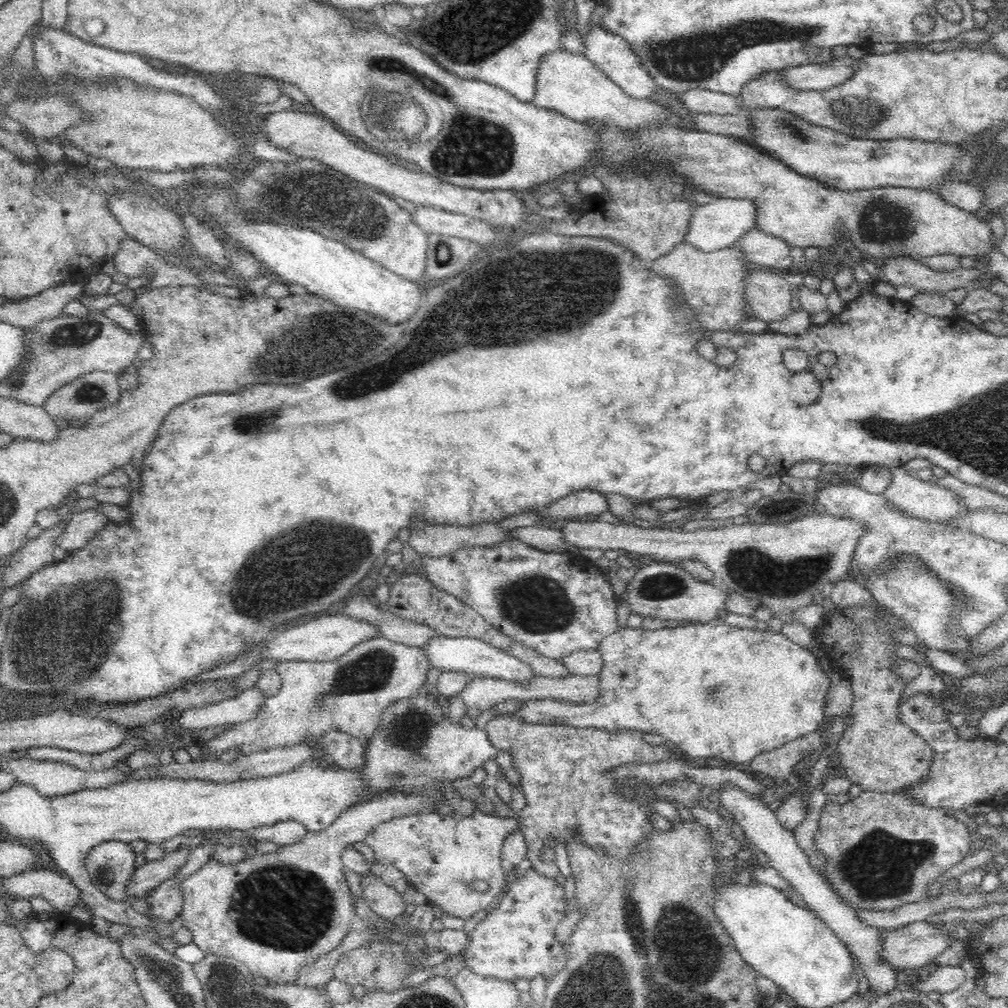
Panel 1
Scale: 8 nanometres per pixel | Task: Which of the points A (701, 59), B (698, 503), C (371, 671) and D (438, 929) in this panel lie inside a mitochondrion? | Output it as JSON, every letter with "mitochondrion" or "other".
{"A":"mitochondrion","B":"other","C":"mitochondrion","D":"other"}

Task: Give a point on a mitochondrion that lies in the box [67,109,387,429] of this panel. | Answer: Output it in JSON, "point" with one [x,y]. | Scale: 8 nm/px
{"point":[88,394]}

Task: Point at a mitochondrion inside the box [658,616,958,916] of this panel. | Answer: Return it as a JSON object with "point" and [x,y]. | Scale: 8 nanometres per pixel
{"point":[882,866]}

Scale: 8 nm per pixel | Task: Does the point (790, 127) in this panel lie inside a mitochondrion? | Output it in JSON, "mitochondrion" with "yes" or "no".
{"mitochondrion":"yes"}

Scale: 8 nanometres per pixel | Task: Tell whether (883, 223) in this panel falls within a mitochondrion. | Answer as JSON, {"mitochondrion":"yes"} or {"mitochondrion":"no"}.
{"mitochondrion":"yes"}

